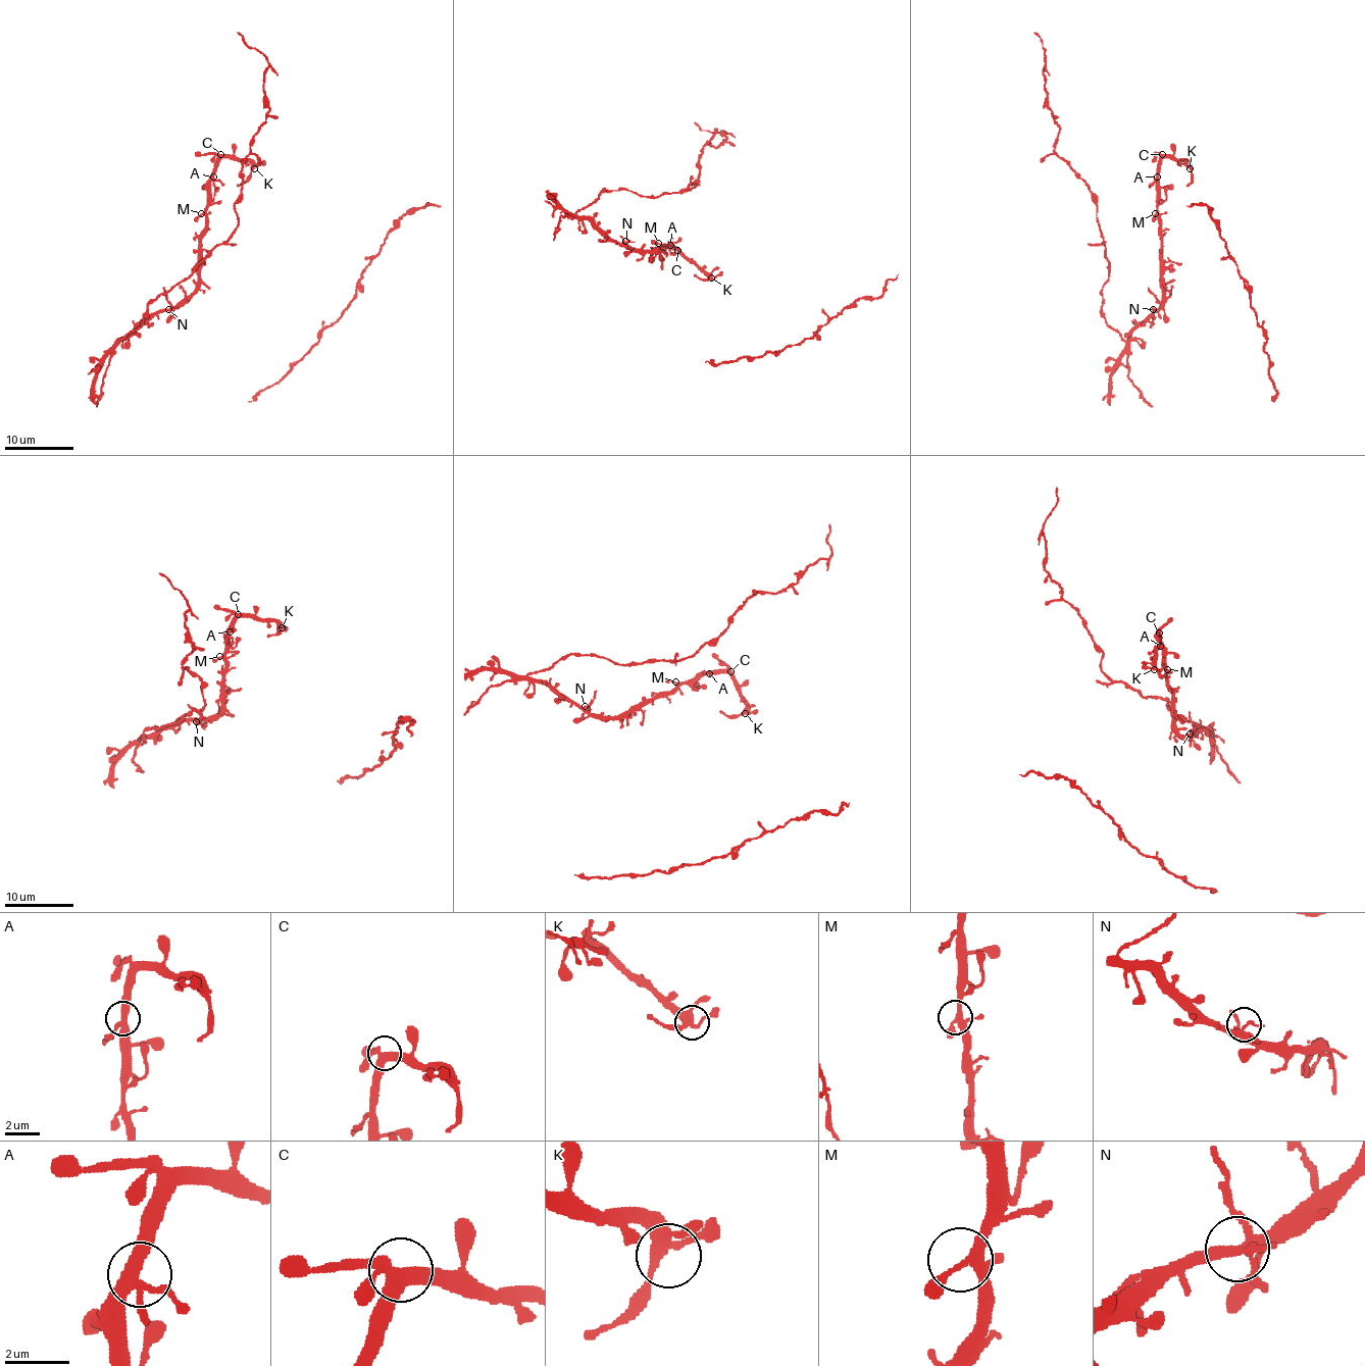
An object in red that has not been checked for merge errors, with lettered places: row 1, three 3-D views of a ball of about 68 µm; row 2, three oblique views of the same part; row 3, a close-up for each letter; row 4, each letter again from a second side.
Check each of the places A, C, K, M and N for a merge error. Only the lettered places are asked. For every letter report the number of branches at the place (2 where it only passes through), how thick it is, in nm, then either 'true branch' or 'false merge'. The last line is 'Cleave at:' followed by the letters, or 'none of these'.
A: 4 | 360 nm | true branch
C: 4 | 400 nm | true branch
K: 4 | 360 nm | true branch
M: 4 | 240 nm | true branch
N: 4 | 280 nm | true branch
Cleave at: none of these

